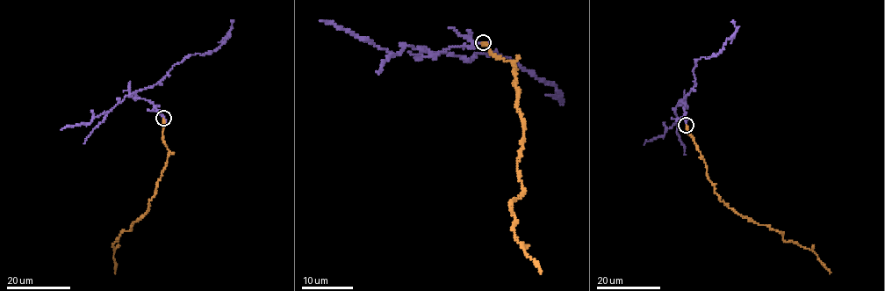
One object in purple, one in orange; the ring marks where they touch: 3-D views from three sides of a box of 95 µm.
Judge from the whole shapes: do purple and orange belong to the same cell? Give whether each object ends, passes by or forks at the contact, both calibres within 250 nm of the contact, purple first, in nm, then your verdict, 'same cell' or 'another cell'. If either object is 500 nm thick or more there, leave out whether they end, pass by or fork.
purple passes by; orange ends there; 220 nm thick on the purple side, 240 nm on the other; another cell

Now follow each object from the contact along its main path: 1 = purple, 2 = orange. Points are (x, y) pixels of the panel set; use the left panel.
1: (163, 118), (151, 103), (136, 93), (159, 83), (185, 57), (217, 50), (229, 35), (233, 19)
2: (163, 118), (162, 138), (169, 153), (147, 210), (112, 244), (115, 272)

